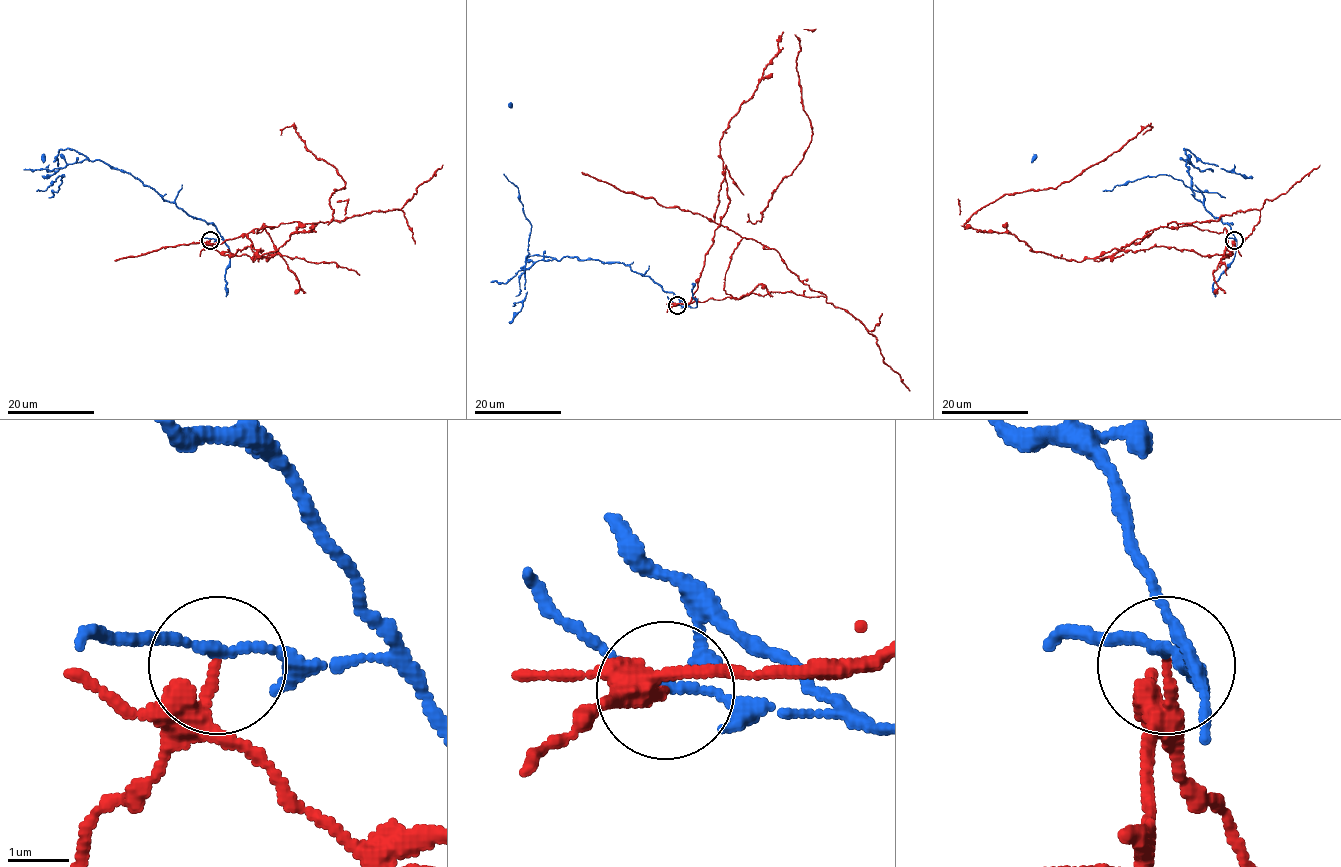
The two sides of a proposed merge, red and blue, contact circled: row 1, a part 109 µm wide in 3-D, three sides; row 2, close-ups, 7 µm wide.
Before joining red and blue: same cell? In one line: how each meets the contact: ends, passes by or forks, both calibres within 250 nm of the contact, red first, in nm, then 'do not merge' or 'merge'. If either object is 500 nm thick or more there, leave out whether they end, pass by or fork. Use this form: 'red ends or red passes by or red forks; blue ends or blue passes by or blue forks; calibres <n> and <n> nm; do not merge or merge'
red ends; blue passes by; calibres 180 and 140 nm; do not merge

